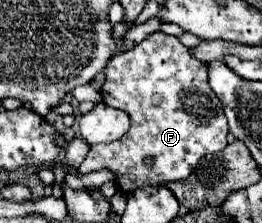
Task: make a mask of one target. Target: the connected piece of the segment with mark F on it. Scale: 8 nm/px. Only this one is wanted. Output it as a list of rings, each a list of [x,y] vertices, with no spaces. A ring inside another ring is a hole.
[[[155,31],[147,35],[133,49],[117,53],[109,59],[105,67],[105,83],[101,87],[103,103],[123,109],[131,117],[131,129],[119,141],[109,145],[93,145],[85,157],[85,161],[77,167],[77,175],[93,173],[107,169],[115,175],[115,183],[123,193],[133,193],[139,187],[147,185],[163,185],[169,181],[185,181],[193,167],[211,153],[217,153],[227,147],[227,117],[223,113],[223,105],[213,93],[209,85],[209,67],[207,63],[195,59],[191,47],[185,47],[179,37]],[[145,157],[153,157],[153,165],[147,167],[143,163]]]

